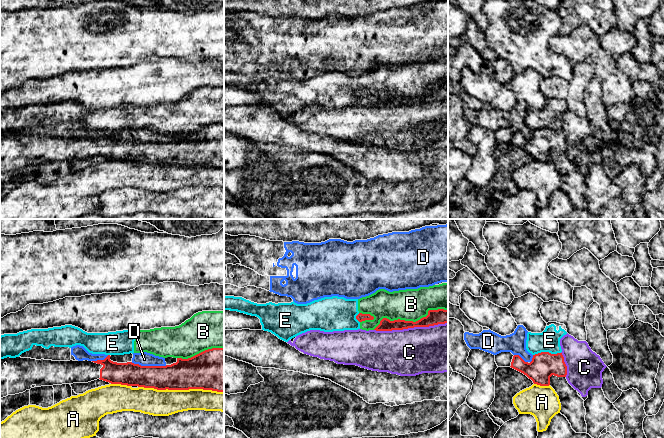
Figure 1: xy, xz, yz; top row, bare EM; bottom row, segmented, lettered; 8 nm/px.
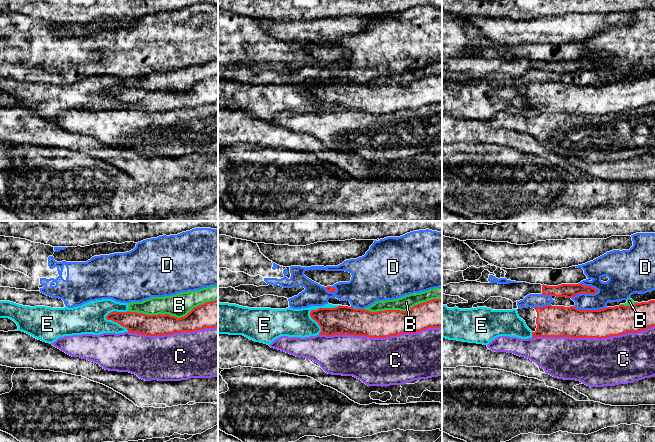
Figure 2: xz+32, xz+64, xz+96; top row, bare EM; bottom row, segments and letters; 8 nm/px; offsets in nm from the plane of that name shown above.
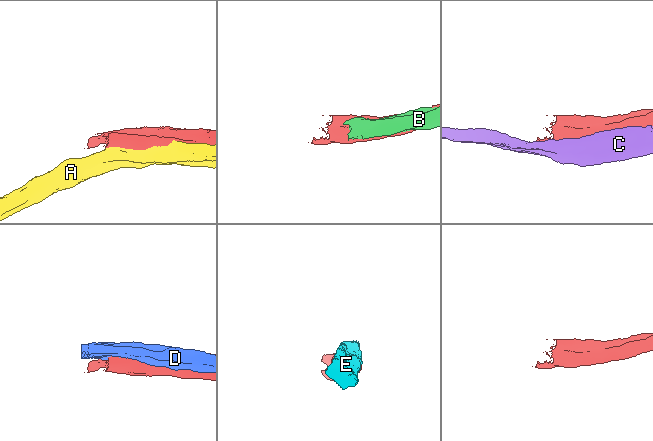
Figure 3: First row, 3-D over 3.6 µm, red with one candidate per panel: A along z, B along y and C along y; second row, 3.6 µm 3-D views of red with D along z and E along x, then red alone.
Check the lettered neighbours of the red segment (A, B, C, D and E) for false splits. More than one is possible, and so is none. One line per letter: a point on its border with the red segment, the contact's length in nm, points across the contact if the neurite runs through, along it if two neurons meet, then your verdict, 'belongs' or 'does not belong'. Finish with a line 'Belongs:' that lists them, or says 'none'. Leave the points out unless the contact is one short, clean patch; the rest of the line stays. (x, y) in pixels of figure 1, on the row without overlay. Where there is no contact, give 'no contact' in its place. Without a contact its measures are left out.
A: meets red in xy at (181, 165); contact 700 nm long; does not belong
B: meets red in xz at (410, 97); contact 600 nm long; does not belong
C: meets red in xz at (410, 103); contact 600 nm long; does not belong
D: meets red in xy at (149, 142); contact 280 nm long; does not belong
E: meets red in yz at (546, 128); contact 220 nm long; does not belong
Belongs: none

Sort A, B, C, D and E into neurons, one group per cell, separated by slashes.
A / B E / C / D

